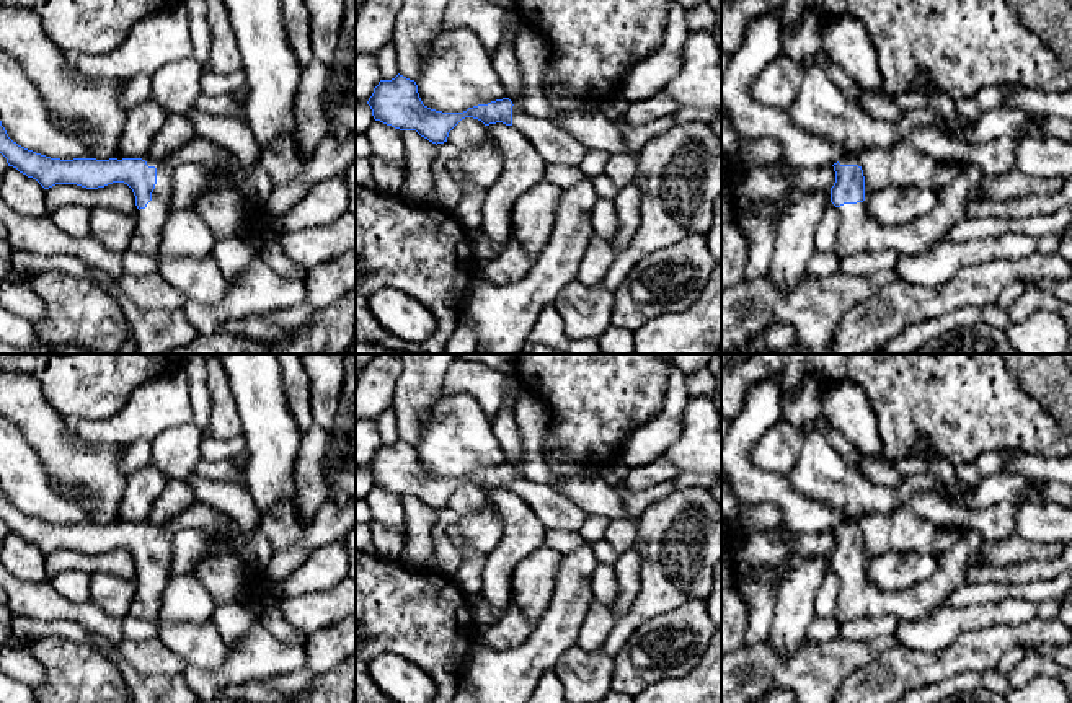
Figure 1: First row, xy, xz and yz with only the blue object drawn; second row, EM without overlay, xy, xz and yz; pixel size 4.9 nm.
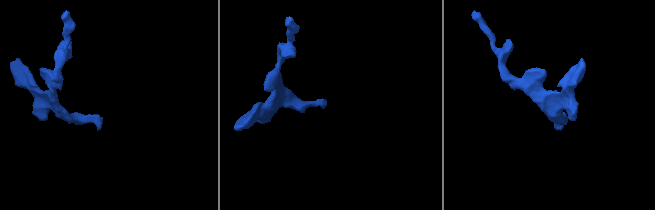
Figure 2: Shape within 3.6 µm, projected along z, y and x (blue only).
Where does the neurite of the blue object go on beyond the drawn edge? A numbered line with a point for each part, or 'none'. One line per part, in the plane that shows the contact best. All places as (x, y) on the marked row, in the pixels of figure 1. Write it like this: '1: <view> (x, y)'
1: xy (147, 237)

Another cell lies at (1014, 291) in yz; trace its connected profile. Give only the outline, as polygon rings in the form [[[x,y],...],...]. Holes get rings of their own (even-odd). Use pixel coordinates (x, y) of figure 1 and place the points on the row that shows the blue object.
[[[1017,281],[1010,285],[1007,285],[1007,289],[999,295],[999,303],[1005,305],[1005,307],[1012,307],[1023,294],[1025,290],[1025,284],[1023,281]]]

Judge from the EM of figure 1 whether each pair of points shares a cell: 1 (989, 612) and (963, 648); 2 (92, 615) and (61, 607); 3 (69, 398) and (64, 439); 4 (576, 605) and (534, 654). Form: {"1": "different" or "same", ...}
{"1": "different", "2": "same", "3": "different", "4": "same"}

